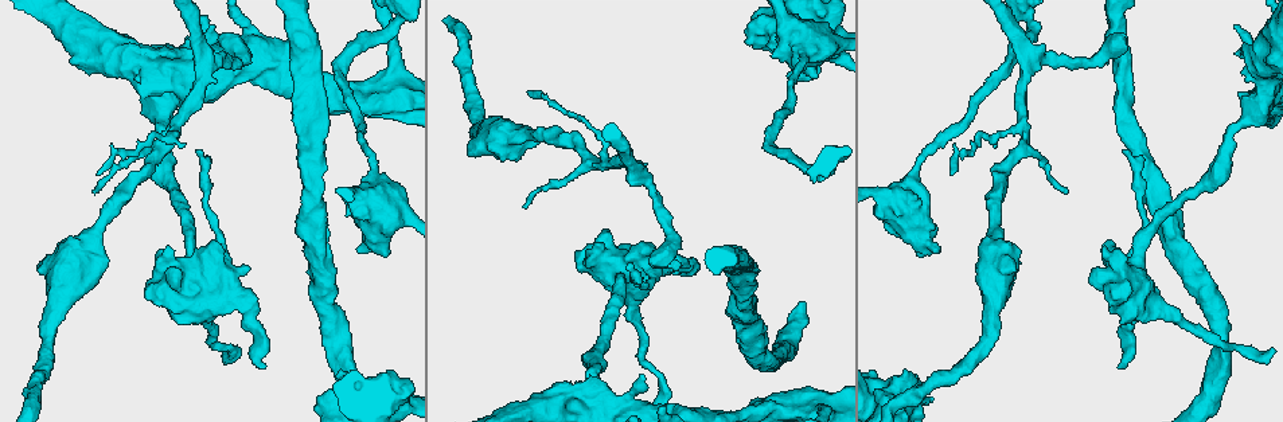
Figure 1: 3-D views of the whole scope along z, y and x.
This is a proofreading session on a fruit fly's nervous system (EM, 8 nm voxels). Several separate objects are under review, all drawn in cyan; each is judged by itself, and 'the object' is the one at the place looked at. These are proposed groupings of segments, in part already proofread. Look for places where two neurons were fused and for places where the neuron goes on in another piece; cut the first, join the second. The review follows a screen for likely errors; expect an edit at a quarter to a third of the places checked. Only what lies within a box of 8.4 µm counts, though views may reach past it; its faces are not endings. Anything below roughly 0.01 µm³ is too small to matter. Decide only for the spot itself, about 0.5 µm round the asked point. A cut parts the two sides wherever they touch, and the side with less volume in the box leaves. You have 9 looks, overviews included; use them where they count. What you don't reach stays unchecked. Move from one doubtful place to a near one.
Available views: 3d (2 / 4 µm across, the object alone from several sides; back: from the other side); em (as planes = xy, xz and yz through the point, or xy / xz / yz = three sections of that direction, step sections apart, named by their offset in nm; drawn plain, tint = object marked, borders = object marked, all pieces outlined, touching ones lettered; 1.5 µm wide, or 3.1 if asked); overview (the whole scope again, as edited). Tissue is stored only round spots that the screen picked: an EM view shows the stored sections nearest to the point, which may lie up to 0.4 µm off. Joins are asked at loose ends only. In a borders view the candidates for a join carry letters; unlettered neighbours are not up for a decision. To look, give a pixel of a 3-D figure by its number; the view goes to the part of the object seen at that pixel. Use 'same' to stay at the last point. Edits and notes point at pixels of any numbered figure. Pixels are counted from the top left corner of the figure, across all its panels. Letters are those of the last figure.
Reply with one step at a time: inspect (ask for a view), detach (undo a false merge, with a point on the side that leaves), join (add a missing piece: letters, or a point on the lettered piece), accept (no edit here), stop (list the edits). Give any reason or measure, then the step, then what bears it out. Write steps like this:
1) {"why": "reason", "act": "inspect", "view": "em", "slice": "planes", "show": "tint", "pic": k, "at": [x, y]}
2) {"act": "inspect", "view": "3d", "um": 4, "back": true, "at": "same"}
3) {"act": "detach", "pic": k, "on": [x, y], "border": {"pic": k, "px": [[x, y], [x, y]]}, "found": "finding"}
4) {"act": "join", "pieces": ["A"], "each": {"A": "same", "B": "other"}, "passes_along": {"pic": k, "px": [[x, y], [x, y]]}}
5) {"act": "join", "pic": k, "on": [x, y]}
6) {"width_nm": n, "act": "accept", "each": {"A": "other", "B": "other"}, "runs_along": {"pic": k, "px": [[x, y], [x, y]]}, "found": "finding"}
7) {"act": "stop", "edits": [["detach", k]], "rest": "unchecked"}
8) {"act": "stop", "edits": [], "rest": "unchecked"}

{"why": "side arm on a straight run", "act": "inspect", "view": "3d", "um": 2, "pic": 1, "at": [176, 128]}

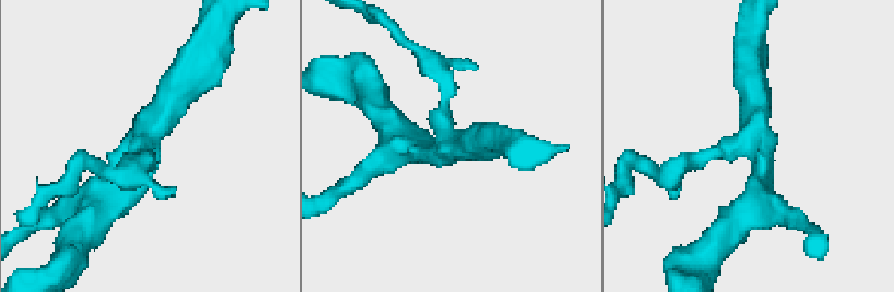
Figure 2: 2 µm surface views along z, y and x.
{"arms": 3, "act": "inspect", "view": "em", "slice": "xz", "step": 4, "show": "borders", "pic": 2, "at": [149, 133]}

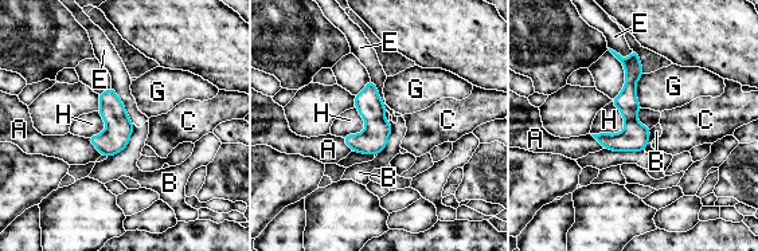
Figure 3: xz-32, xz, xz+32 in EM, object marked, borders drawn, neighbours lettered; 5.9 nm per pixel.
{"act": "accept", "each": {"A": "other", "B": "other", "C": "other", "E": "other", "G": "other", "H": "other"}, "runs_along": {"pic": 3, "px": [[633, 54], [629, 134], [616, 148]]}, "found": "continuous, no second neuron"}

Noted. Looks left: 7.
{"act": "inspect", "view": "em", "slice": "yz", "step": 8, "show": "tint", "pic": 1, "at": [147, 55]}

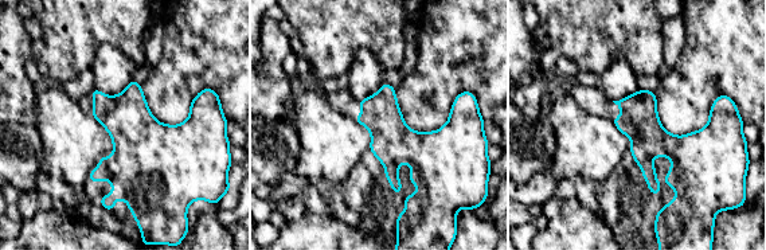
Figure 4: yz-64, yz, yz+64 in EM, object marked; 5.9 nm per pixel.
{"why": "cut it another way", "act": "inspect", "view": "em", "slice": "planes", "show": "borders", "at": "same"}

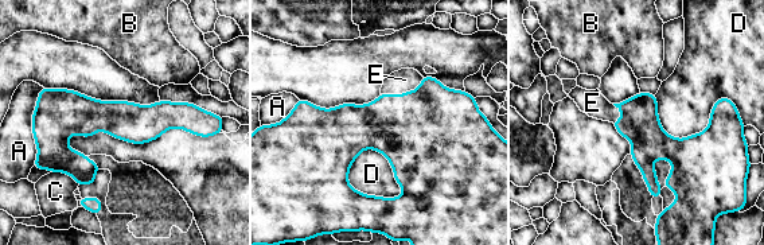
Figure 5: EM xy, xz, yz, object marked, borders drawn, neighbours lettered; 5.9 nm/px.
{"width_nm": 240, "act": "join", "pieces": ["E"], "each": {"A": "other", "B": "other", "C": "other", "D": "other", "E": "same"}, "passes_along": {"pic": 5, "px": [[420, 132], [405, 93], [405, 80]]}, "found": "the neuron continues"}

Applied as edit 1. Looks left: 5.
{"why": "an open end", "act": "inspect", "view": "em", "slice": "xz", "step": 8, "show": "tint", "pic": 1, "at": [648, 260]}

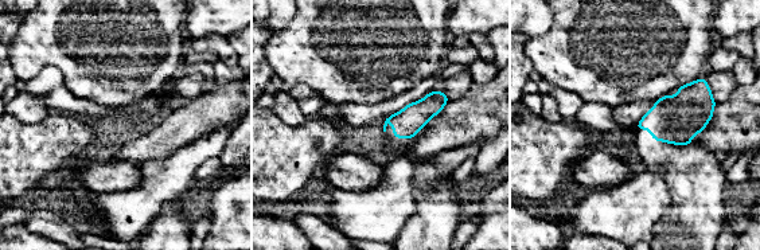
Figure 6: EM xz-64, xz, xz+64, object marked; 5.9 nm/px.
{"act": "inspect", "view": "em", "slice": "planes", "show": "borders", "at": "same"}

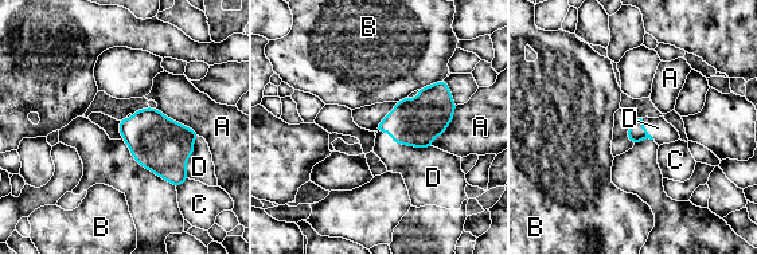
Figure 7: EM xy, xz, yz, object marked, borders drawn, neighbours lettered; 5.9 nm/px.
{"act": "join", "pieces": ["D"], "each": {"A": "other", "B": "other", "C": "other", "D": "same"}, "passes_along": {"pic": 7, "px": [[416, 122], [402, 142], [430, 173]]}, "found": "it goes on there"}

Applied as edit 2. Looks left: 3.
{"act": "stop", "edits": [["join", 5], ["join", 7]], "rest": "unchecked"}

